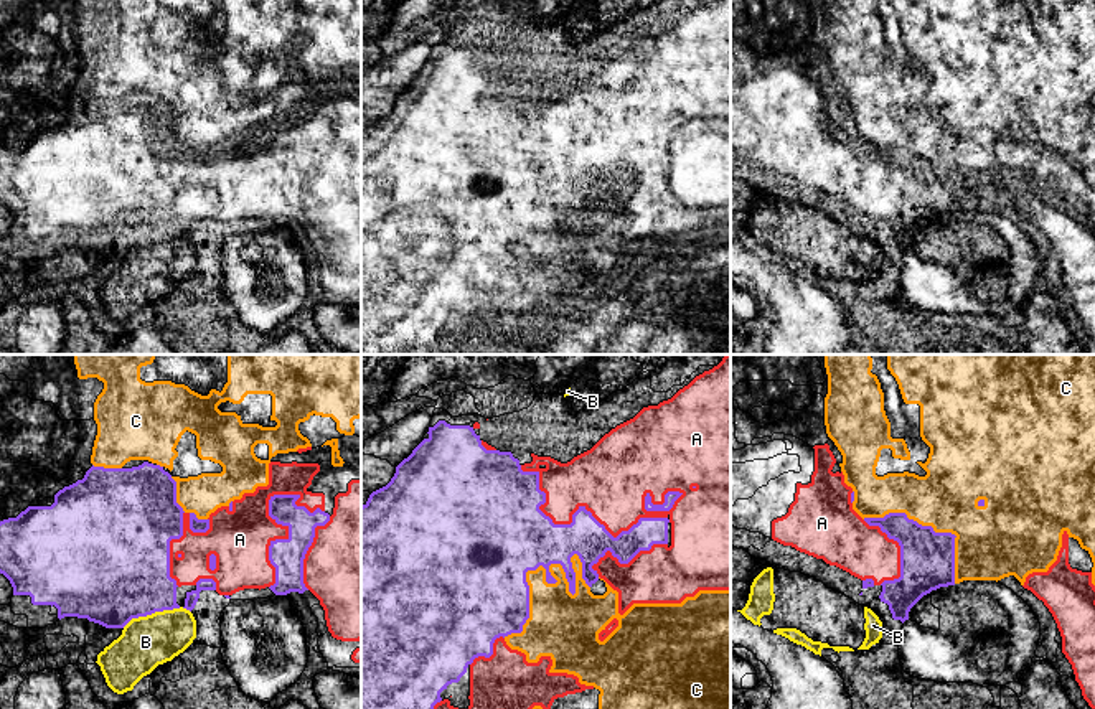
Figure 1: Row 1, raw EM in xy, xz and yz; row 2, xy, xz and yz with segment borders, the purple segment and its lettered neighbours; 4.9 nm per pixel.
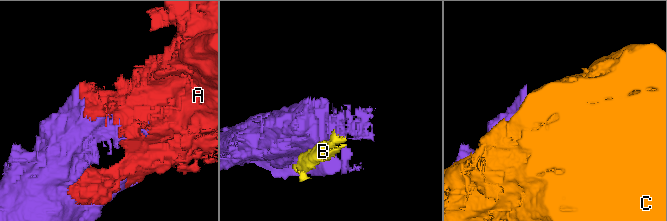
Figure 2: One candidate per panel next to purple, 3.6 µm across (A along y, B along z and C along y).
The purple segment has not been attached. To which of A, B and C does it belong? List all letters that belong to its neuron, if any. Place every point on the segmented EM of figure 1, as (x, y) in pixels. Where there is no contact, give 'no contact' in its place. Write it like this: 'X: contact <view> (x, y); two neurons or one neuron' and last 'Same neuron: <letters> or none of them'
A: contact xz (576, 511); one neuron
B: contact xy (155, 610); two neurons
C: contact xz (540, 564); two neurons
Same neuron: A

